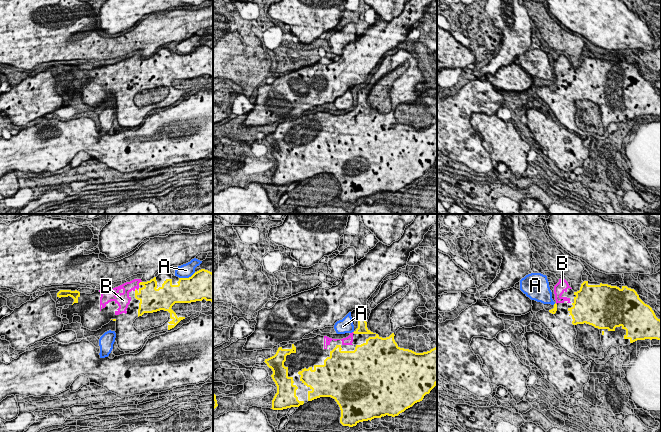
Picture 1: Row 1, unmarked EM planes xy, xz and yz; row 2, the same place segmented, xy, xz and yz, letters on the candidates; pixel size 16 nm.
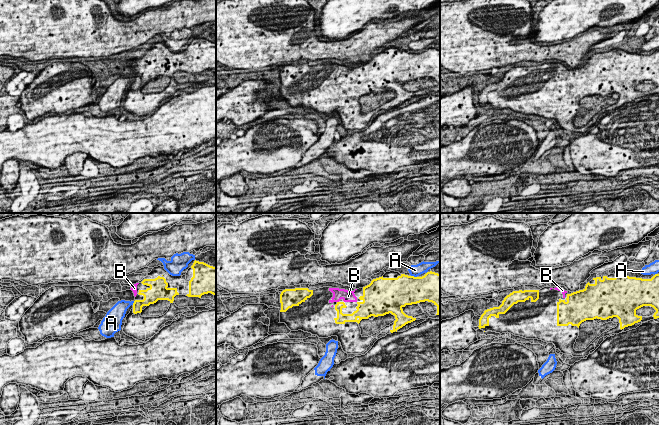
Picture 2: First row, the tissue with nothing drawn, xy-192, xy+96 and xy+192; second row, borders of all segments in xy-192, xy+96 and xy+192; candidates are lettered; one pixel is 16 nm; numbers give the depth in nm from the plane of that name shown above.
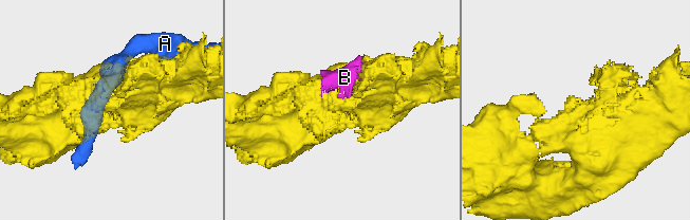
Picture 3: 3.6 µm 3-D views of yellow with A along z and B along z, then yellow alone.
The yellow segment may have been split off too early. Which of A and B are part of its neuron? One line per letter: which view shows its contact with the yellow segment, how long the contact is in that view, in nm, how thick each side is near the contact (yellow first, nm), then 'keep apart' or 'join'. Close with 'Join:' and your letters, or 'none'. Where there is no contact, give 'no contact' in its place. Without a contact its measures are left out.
A: xy | 280 nm | 440/220 nm | keep apart
B: xy | 80 nm | 320/170 nm | join
Join: B

